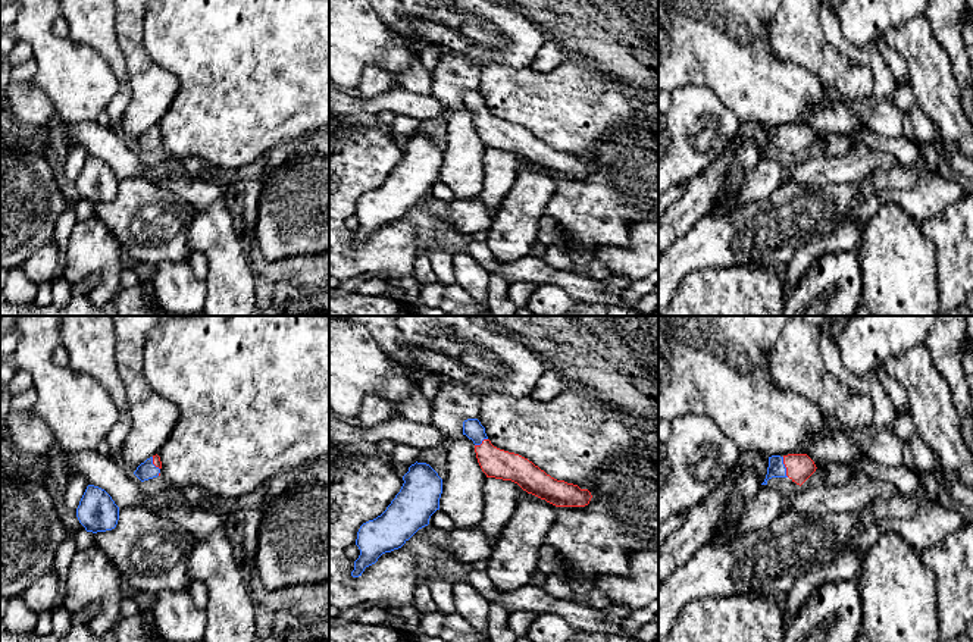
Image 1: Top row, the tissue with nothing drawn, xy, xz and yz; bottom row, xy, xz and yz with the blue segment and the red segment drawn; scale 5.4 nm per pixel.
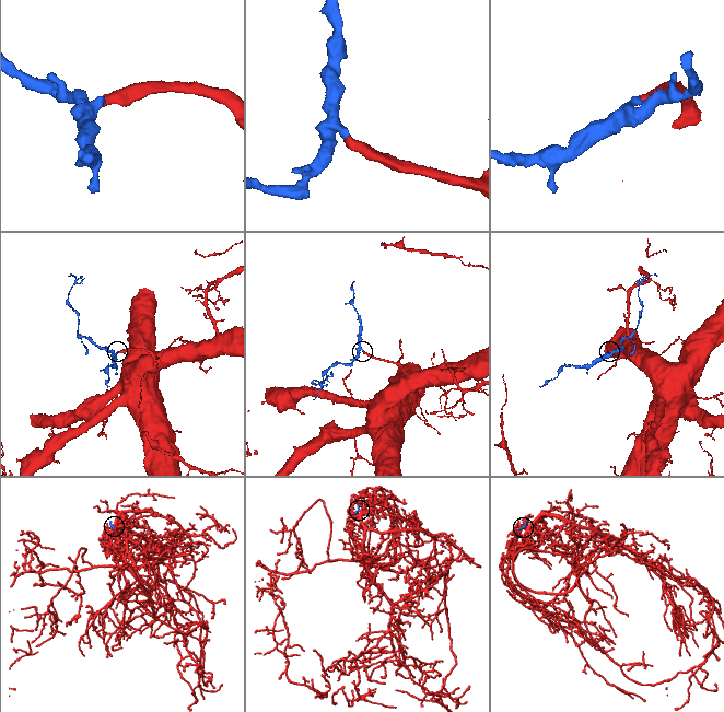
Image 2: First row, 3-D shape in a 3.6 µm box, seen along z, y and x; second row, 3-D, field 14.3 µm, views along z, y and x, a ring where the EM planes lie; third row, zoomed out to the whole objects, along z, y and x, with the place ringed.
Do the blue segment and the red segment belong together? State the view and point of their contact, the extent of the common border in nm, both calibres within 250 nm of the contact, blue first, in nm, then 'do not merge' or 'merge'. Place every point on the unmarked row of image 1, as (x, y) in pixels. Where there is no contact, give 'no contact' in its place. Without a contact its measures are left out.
yz (785, 138) | 120 nm | 100/150 nm | merge

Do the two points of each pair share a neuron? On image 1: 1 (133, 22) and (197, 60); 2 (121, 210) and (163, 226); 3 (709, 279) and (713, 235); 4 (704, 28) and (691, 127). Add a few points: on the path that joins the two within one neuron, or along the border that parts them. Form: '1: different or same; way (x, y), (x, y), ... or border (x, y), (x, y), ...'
1: different; border (144, 15), (143, 47), (158, 62)
2: same; way (131, 218), (144, 218), (153, 225)
3: different; border (744, 263), (691, 271), (679, 284)
4: different; border (673, 91), (690, 84), (703, 84), (725, 106)

